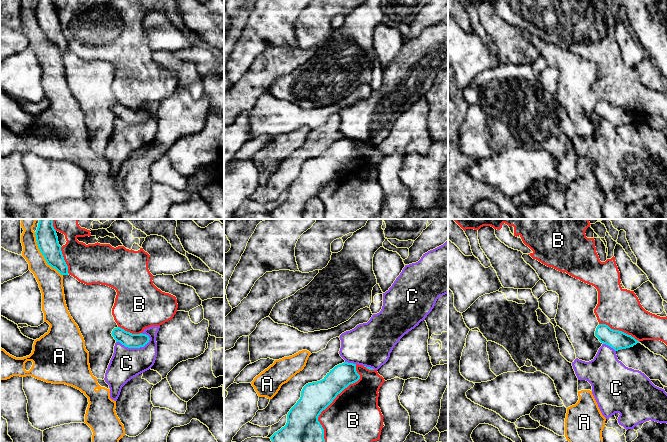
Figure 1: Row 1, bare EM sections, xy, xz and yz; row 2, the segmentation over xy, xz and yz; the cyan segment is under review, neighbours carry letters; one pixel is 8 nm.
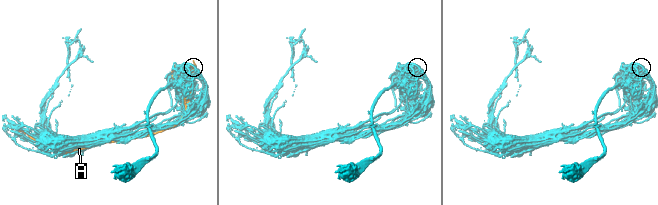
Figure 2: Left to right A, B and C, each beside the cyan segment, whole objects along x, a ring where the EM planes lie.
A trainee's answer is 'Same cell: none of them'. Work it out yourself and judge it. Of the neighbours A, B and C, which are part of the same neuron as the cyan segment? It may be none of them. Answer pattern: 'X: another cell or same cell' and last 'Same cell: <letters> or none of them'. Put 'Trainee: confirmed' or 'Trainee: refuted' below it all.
A: another cell
B: same cell
C: another cell
Same cell: B
Trainee: refuted

